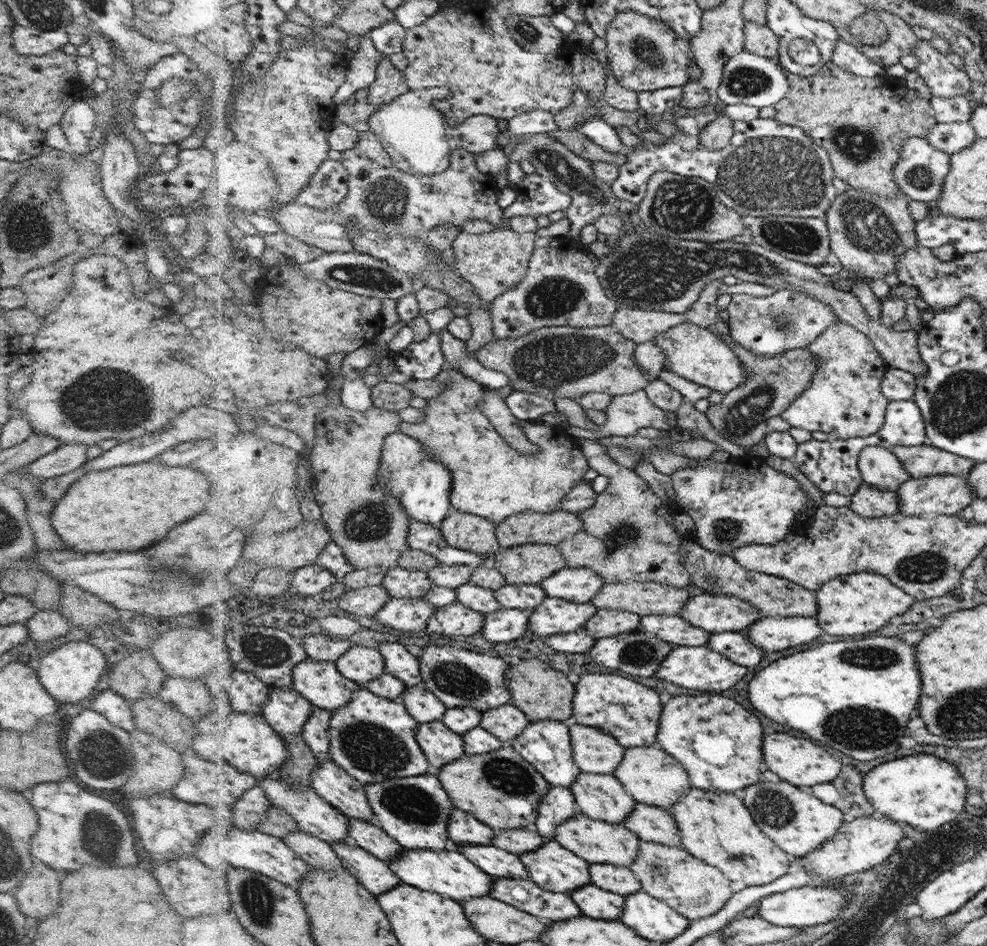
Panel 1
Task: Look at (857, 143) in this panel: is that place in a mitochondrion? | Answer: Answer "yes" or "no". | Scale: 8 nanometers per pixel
yes

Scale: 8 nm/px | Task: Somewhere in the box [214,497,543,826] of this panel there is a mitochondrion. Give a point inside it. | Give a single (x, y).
(373, 748)

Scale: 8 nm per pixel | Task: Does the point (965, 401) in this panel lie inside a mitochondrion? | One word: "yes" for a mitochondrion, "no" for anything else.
yes

